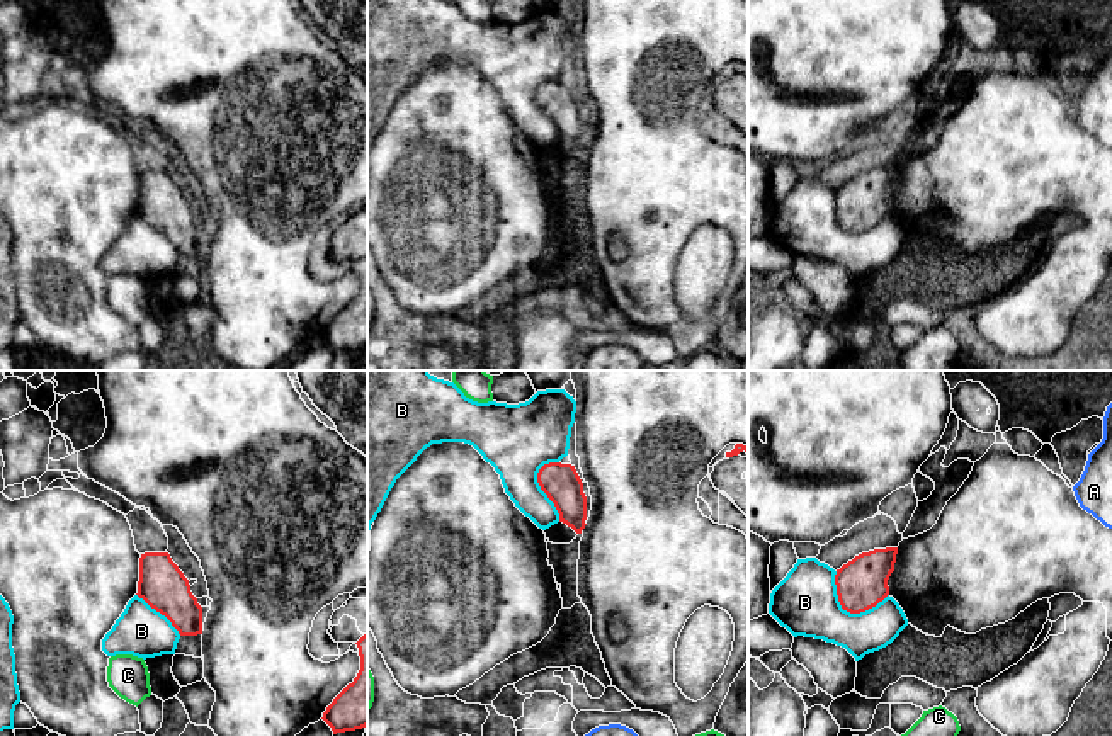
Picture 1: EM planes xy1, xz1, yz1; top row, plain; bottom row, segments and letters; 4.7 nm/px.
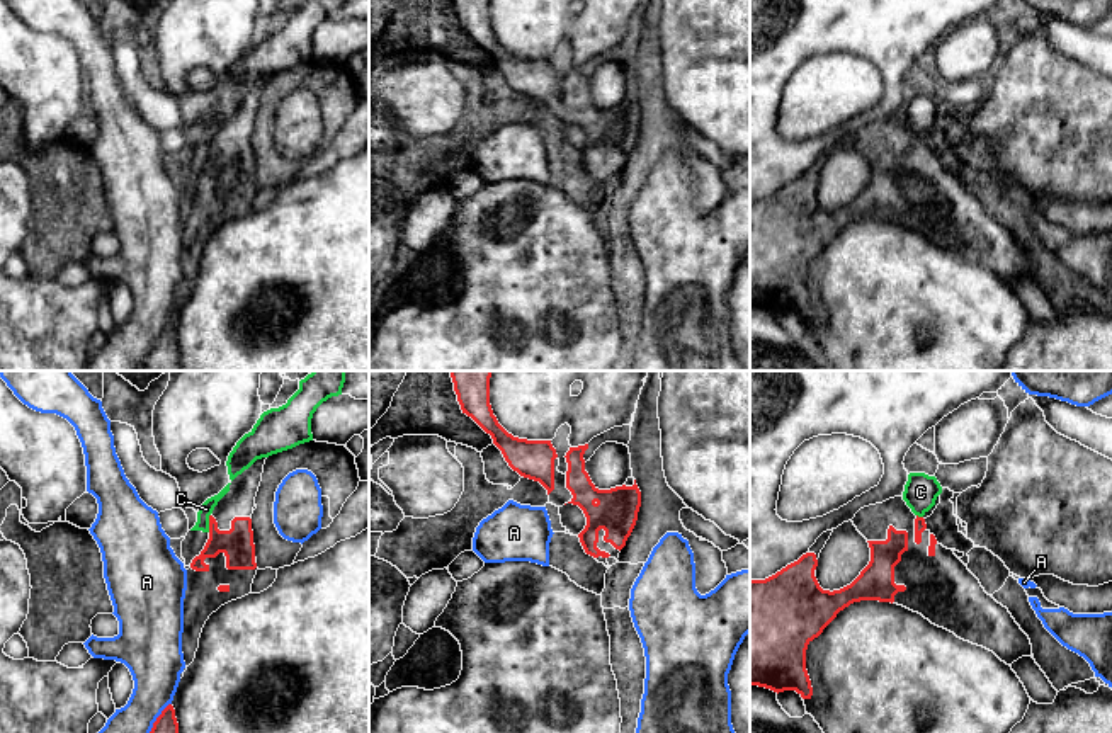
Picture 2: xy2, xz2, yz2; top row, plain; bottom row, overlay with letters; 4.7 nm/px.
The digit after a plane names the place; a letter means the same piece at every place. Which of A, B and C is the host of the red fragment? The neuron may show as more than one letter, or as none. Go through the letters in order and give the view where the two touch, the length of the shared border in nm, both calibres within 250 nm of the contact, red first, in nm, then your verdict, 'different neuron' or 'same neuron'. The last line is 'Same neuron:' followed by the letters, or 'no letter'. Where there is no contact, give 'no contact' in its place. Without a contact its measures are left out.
A: xy2 | 180 nm | 100/240 nm | different neuron
B: yz1 | 280 nm | 240/300 nm | different neuron
C: xy2 | 90 nm | 150/70 nm | different neuron
Same neuron: no letter

